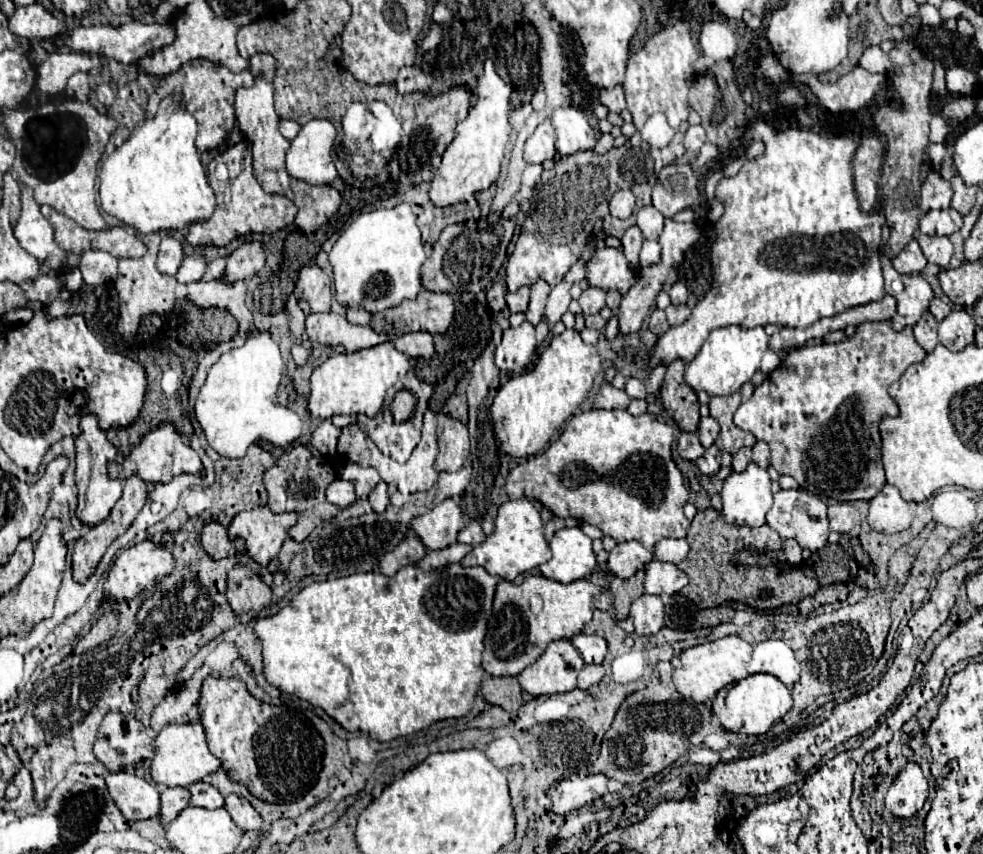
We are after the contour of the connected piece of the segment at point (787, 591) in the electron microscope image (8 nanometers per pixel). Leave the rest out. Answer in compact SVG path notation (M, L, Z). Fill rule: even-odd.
M707 508L703 512L697 512L697 516L691 522L691 528L685 538L691 546L689 556L679 564L679 568L687 574L689 584L681 590L681 596L693 600L699 608L715 608L725 602L737 600L745 602L747 606L755 610L767 610L781 604L797 604L805 596L811 596L817 592L819 584L813 578L807 578L801 568L789 566L789 564L777 564L771 568L737 568L731 564L731 556L739 548L753 548L753 550L775 550L783 546L783 540L779 534L763 524L759 528L749 526L729 526L723 520L723 514ZM765 590L771 590L771 598L761 598Z

